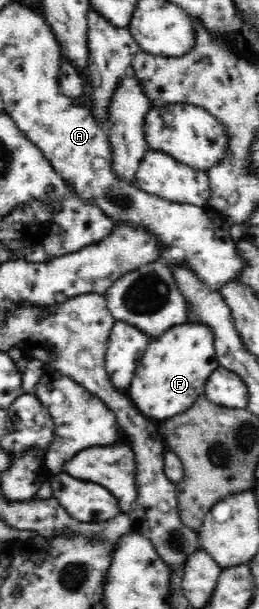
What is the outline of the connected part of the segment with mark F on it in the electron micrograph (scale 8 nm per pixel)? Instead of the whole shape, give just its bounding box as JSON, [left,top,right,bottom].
[125,323,219,420]

